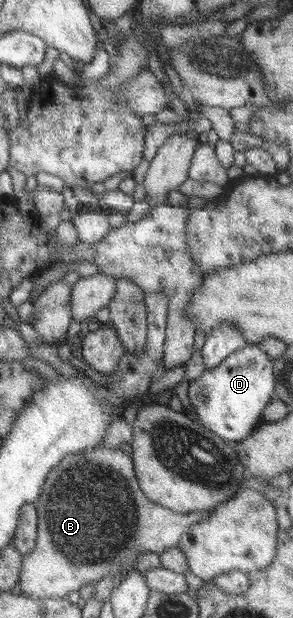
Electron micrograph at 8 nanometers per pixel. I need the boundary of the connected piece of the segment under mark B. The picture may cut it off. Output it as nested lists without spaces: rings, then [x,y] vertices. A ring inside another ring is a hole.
[[[104,444],[87,452],[64,457],[48,476],[43,494],[35,505],[39,514],[38,543],[30,554],[23,556],[18,583],[22,595],[37,599],[66,599],[70,592],[76,592],[86,584],[97,583],[108,574],[125,575],[134,570],[134,564],[142,554],[150,552],[160,556],[166,550],[178,546],[192,525],[211,514],[208,510],[178,514],[152,502],[136,478],[131,455],[125,454],[121,447],[110,449]]]

